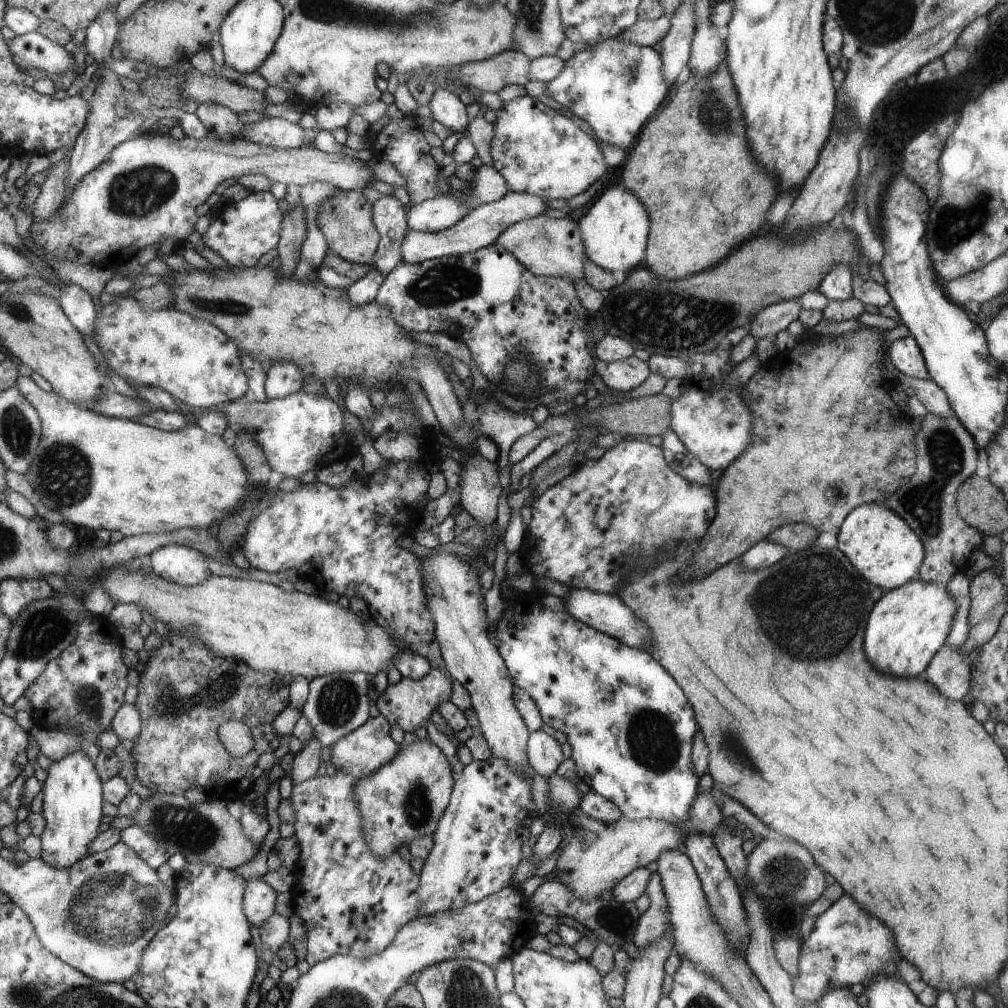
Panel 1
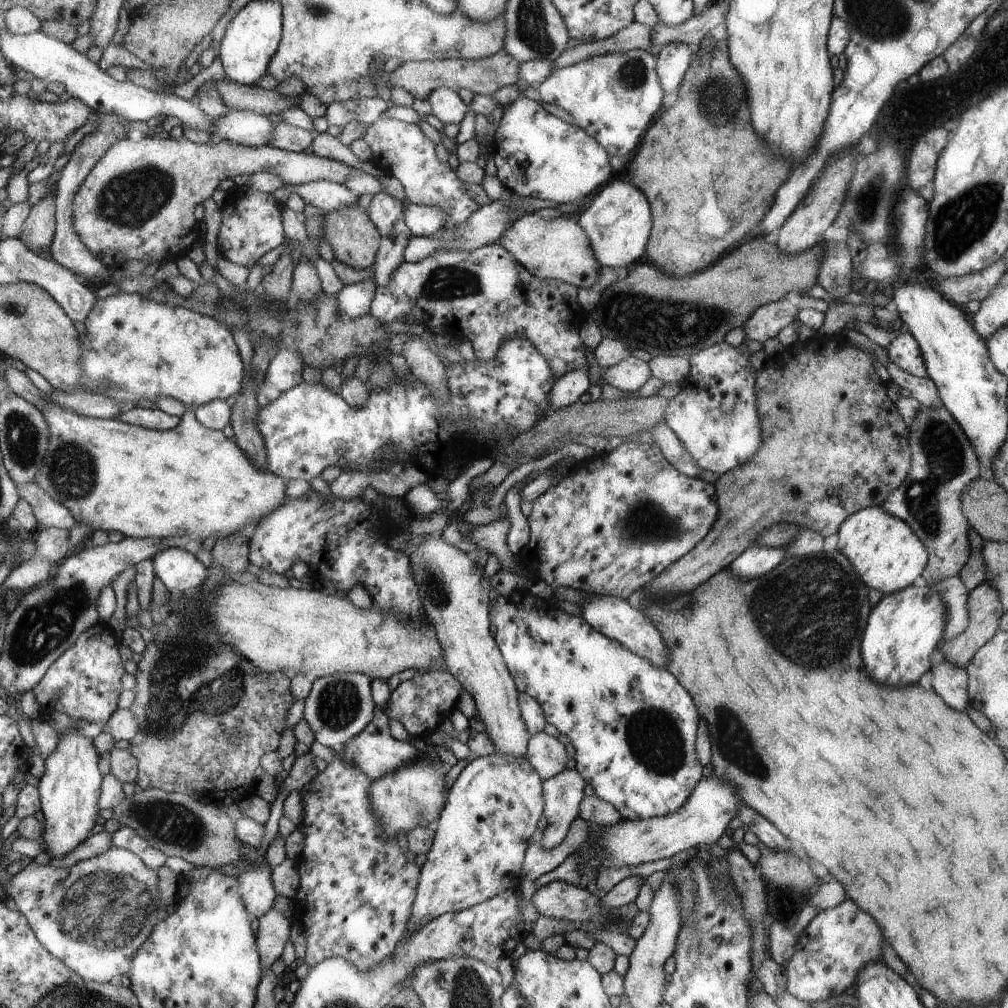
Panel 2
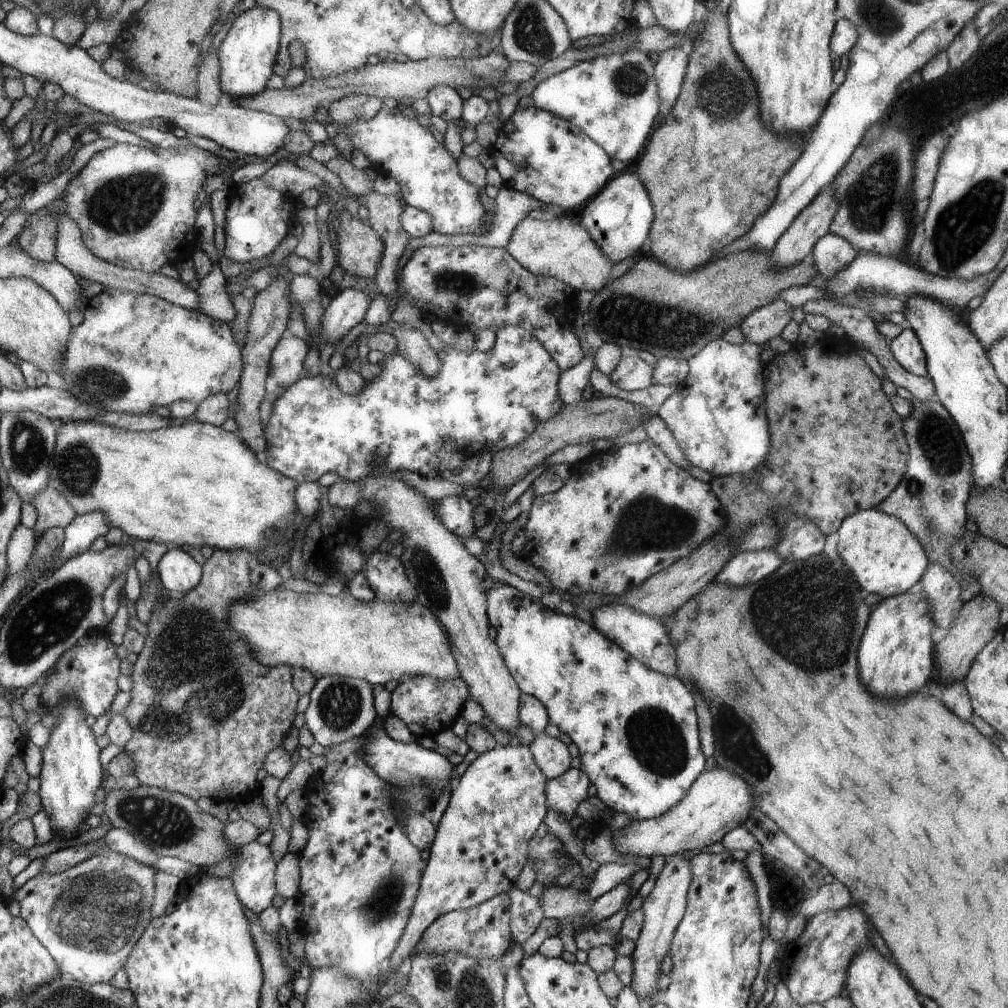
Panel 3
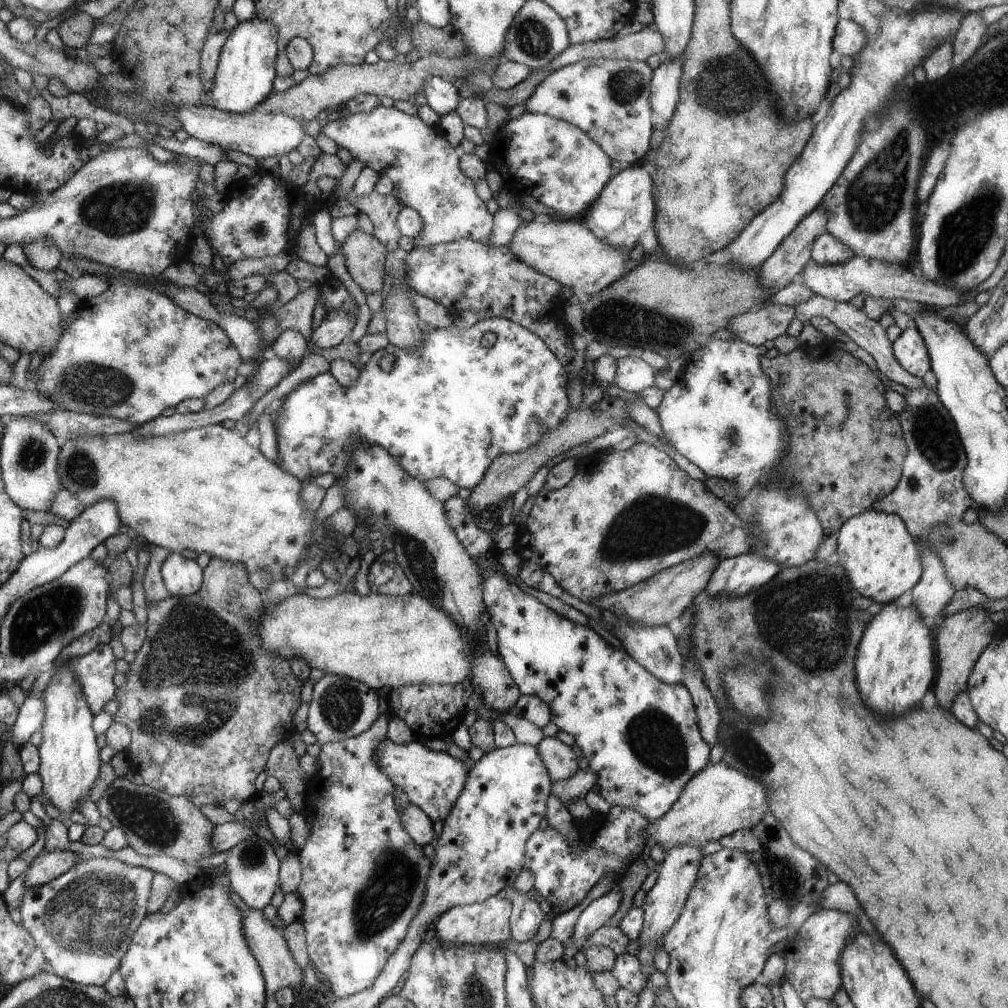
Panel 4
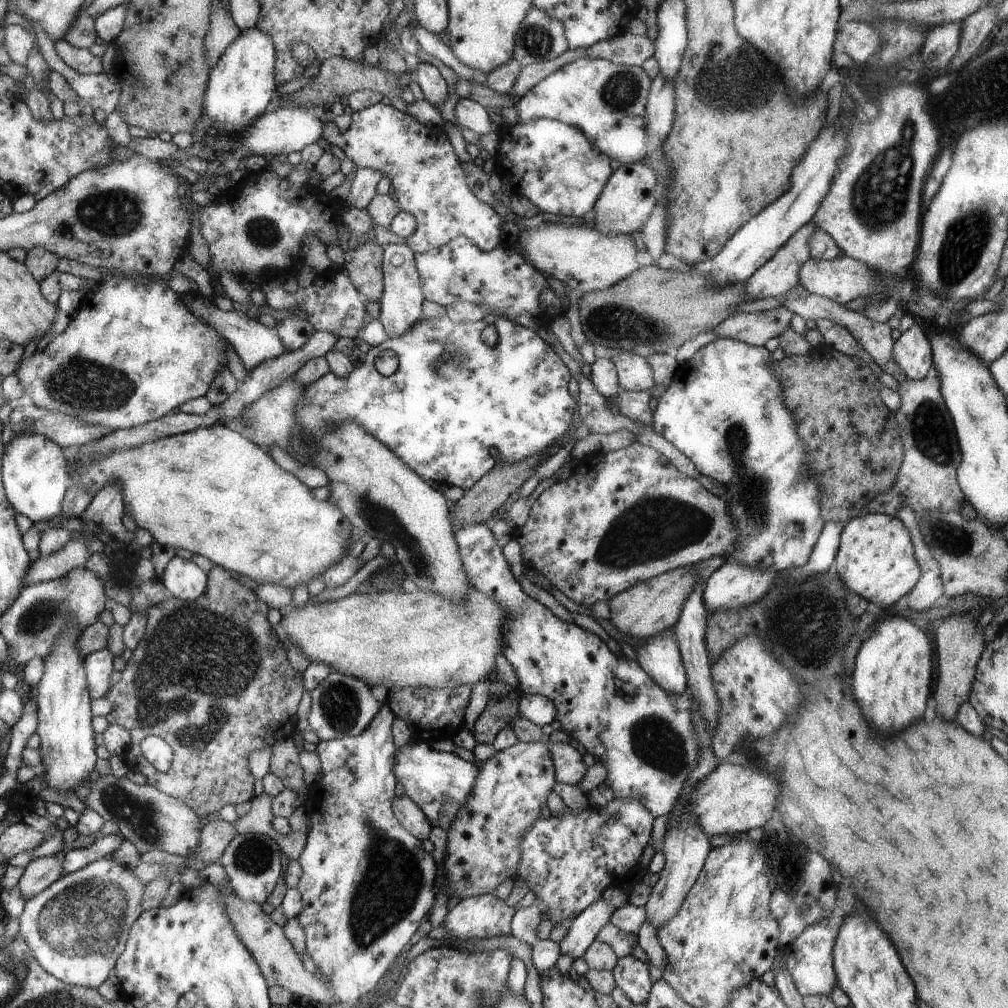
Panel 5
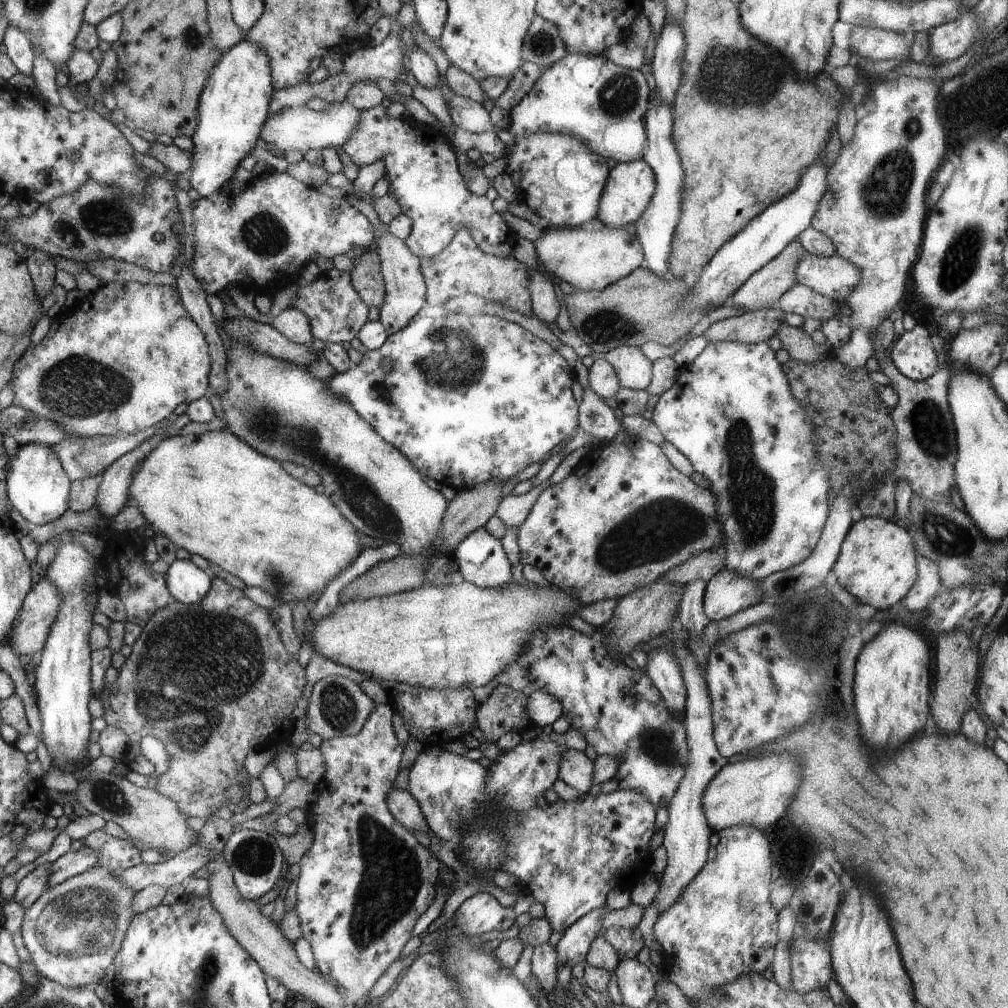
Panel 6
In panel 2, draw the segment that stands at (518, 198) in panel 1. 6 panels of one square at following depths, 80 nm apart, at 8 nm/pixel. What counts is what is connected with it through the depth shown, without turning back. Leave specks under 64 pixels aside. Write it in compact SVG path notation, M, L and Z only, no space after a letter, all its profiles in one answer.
M492 201L488 205L478 207L471 217L458 226L444 227L431 235L412 235L406 245L403 259L409 263L417 263L438 251L473 251L498 243L499 238L512 221L511 206L506 201Z

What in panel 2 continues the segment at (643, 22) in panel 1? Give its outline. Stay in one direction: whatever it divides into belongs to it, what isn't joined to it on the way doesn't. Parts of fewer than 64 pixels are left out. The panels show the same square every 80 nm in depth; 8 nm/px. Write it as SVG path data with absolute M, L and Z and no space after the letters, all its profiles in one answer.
M634 20L632 25L614 34L613 37L600 39L599 41L580 42L574 48L568 48L555 62L555 69L567 67L587 58L618 51L632 49L648 49L651 46L652 27Z

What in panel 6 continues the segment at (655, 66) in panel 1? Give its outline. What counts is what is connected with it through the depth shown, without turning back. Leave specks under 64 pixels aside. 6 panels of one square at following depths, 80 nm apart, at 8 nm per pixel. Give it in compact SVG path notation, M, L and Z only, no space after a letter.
M568 53L511 109L508 131L512 136L560 131L582 139L596 155L630 163L644 156L648 94L650 88L640 69L617 66L602 55Z

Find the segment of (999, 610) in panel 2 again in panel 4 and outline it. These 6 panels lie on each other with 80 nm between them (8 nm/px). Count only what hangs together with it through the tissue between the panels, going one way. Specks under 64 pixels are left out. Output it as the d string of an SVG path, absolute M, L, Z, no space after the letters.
M981 606L970 608L953 616L944 617L939 624L936 624L933 635L936 639L936 656L938 656L938 676L936 676L936 692L940 706L950 708L954 704L956 696L960 692L966 692L968 680L976 660L992 642L993 634L999 627L988 618L987 610Z

